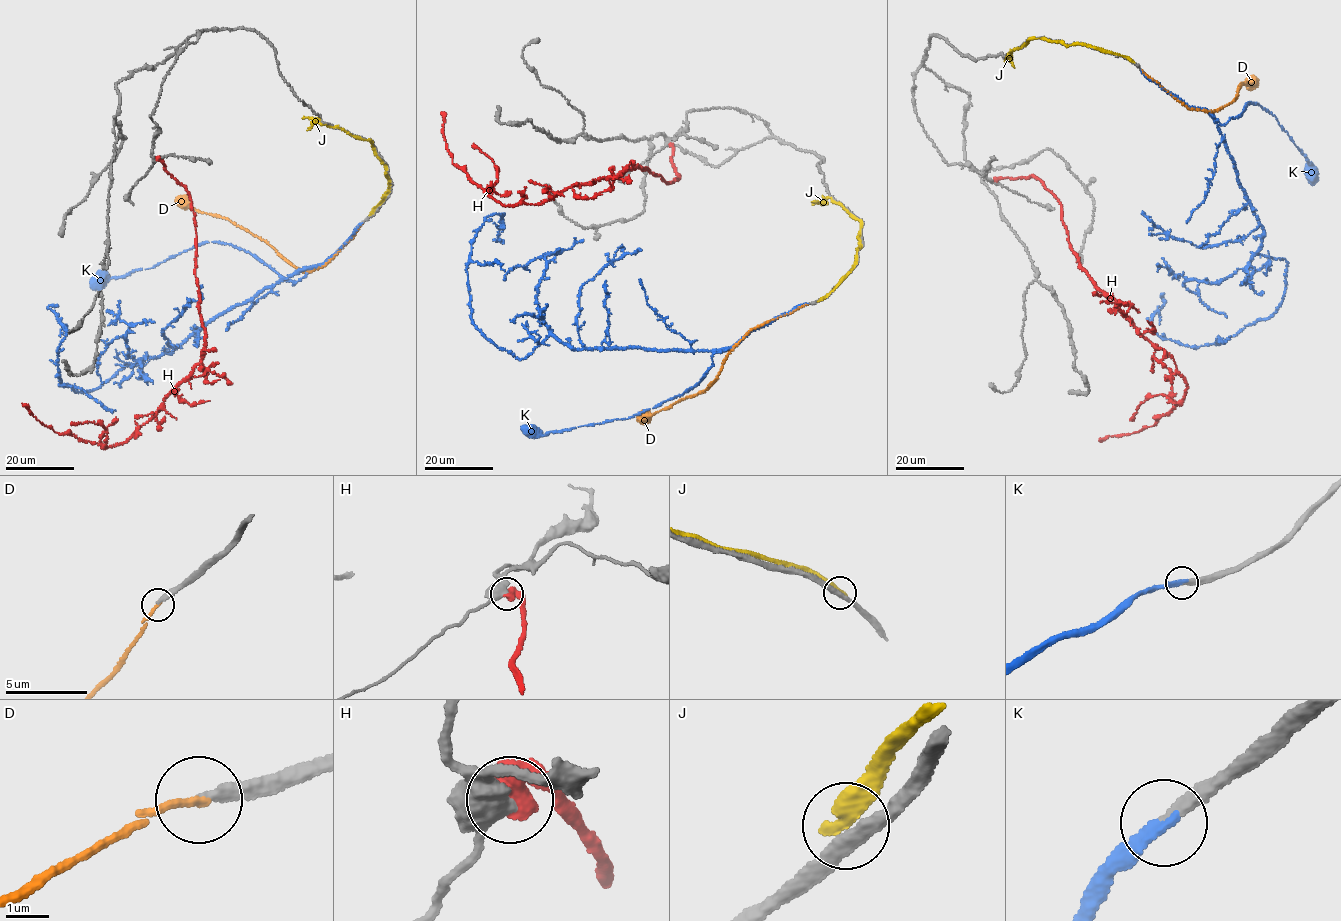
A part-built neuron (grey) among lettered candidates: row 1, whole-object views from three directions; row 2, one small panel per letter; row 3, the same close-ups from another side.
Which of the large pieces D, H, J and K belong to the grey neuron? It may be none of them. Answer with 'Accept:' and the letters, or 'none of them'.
Accept: K

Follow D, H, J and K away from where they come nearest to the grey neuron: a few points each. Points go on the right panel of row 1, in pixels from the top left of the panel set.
D: (1142, 71), (1188, 108), (1206, 112), (1234, 100), (1241, 84), (1252, 85), (1252, 82)
H: (996, 181), (1041, 181), (1061, 205), (1079, 267), (1171, 357), (1186, 382), (1182, 400), (1153, 426), (1099, 440)
J: (1132, 61), (1079, 43), (1065, 45), (1030, 39), (1014, 49), (1006, 60), (1009, 56), (1012, 59)
K: (1141, 71), (1213, 117), (1264, 232), (1257, 252), (1288, 264), (1271, 317), (1215, 344), (1153, 330), (1164, 293)

